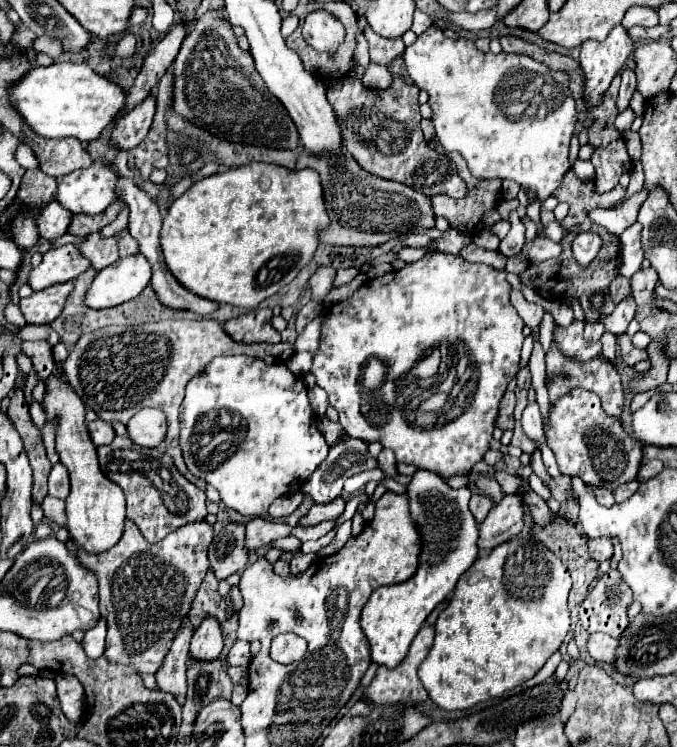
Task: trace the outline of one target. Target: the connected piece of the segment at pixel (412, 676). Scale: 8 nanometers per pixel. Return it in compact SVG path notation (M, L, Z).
M424 623L424 627L418 631L418 637L412 641L410 651L402 661L402 665L398 665L398 669L386 669L384 665L380 665L376 677L364 691L364 697L382 705L398 701L406 703L426 701L428 693L420 683L418 667L426 659L432 647L432 639L434 639L434 627Z

